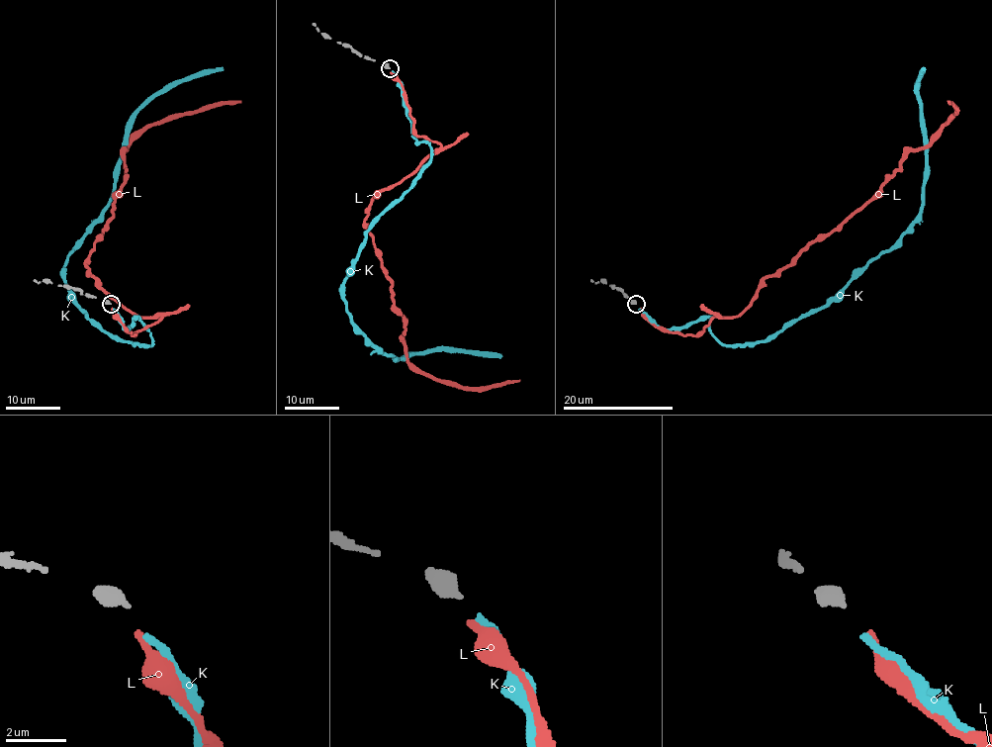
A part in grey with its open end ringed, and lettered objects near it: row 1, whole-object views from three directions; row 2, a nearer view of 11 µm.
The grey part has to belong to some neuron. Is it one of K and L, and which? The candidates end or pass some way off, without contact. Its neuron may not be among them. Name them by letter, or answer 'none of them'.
none of them

